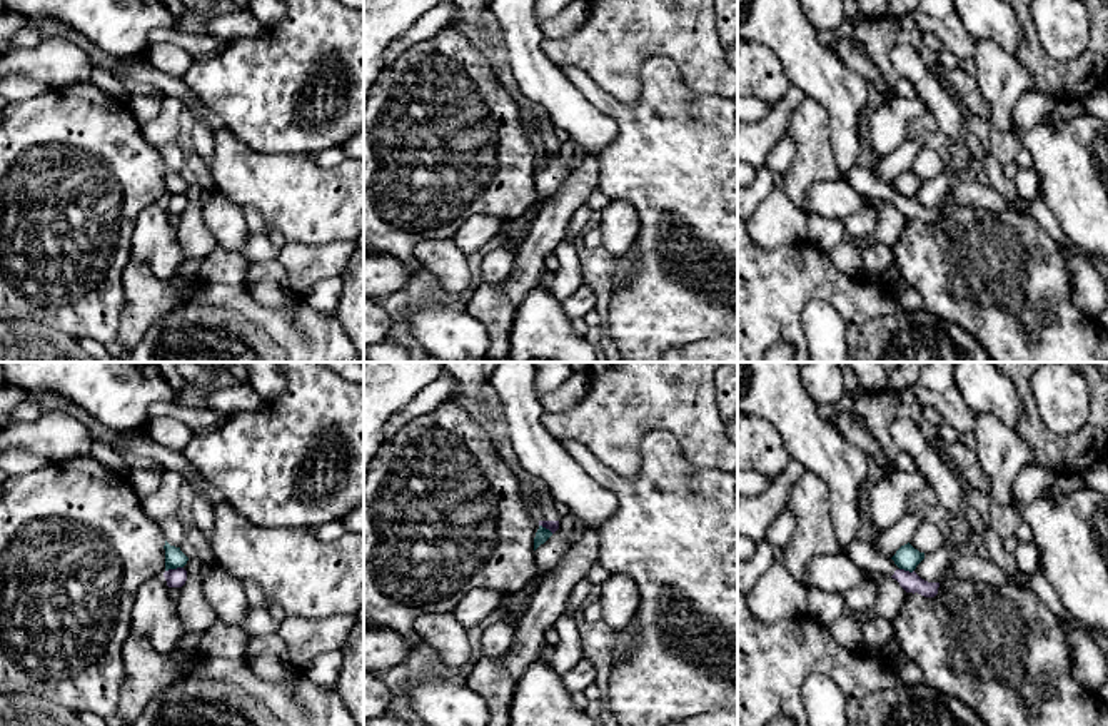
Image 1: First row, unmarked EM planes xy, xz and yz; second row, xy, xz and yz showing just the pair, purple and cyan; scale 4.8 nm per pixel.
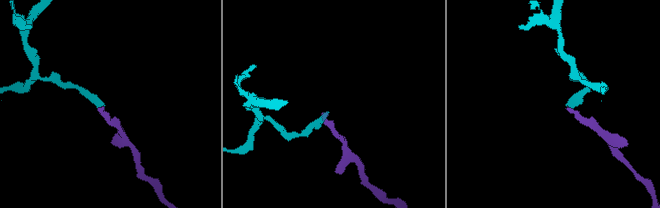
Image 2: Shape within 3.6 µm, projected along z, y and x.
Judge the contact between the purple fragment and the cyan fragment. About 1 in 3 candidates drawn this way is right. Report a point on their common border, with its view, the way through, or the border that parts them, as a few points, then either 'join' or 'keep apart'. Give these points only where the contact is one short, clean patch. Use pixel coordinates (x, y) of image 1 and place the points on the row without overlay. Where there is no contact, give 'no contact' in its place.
xy (174, 196) | along xy (182, 192), (166, 197) | keep apart

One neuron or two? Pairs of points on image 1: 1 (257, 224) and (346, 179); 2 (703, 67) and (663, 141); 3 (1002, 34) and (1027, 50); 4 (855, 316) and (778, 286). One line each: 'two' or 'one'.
1: two
2: two
3: two
4: one

